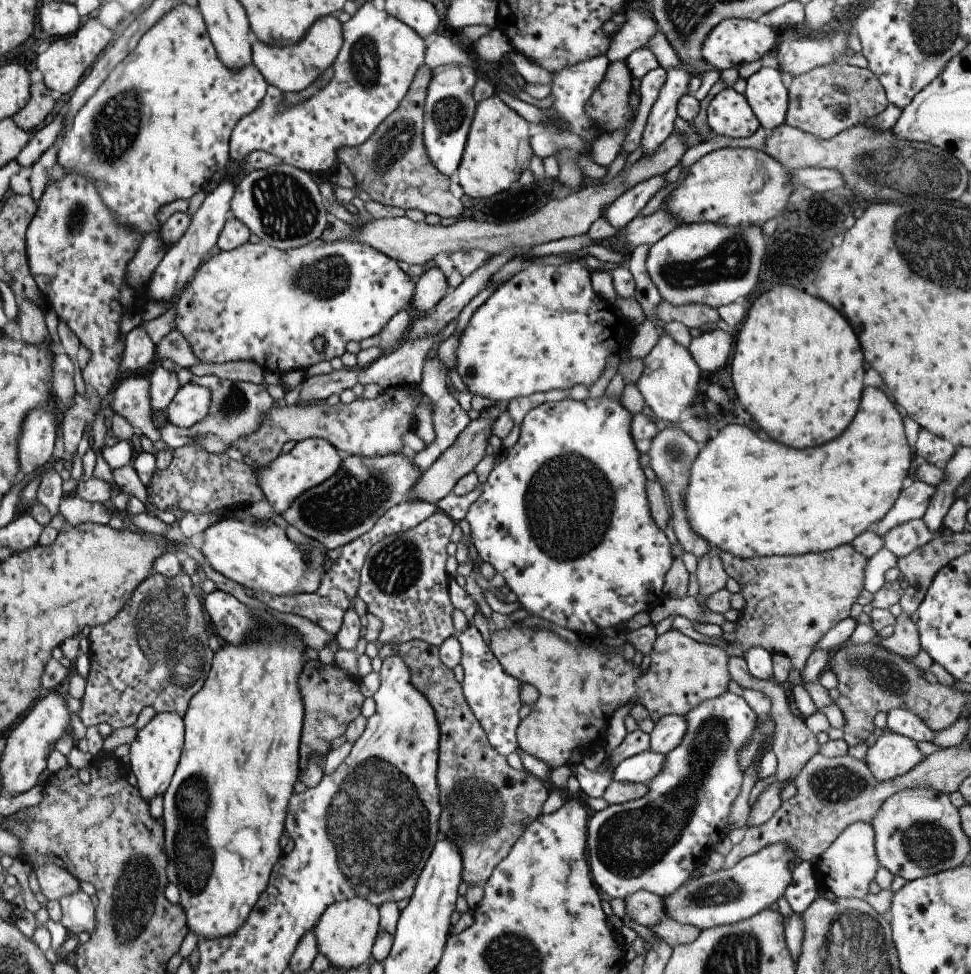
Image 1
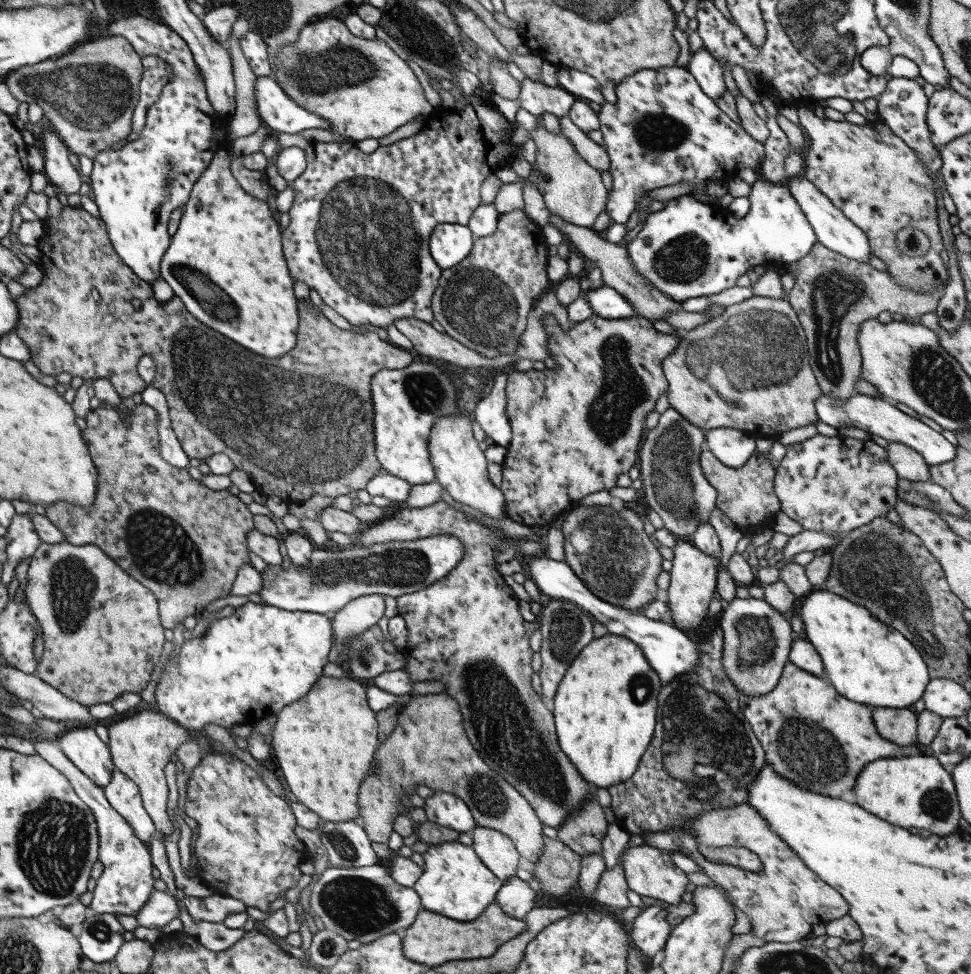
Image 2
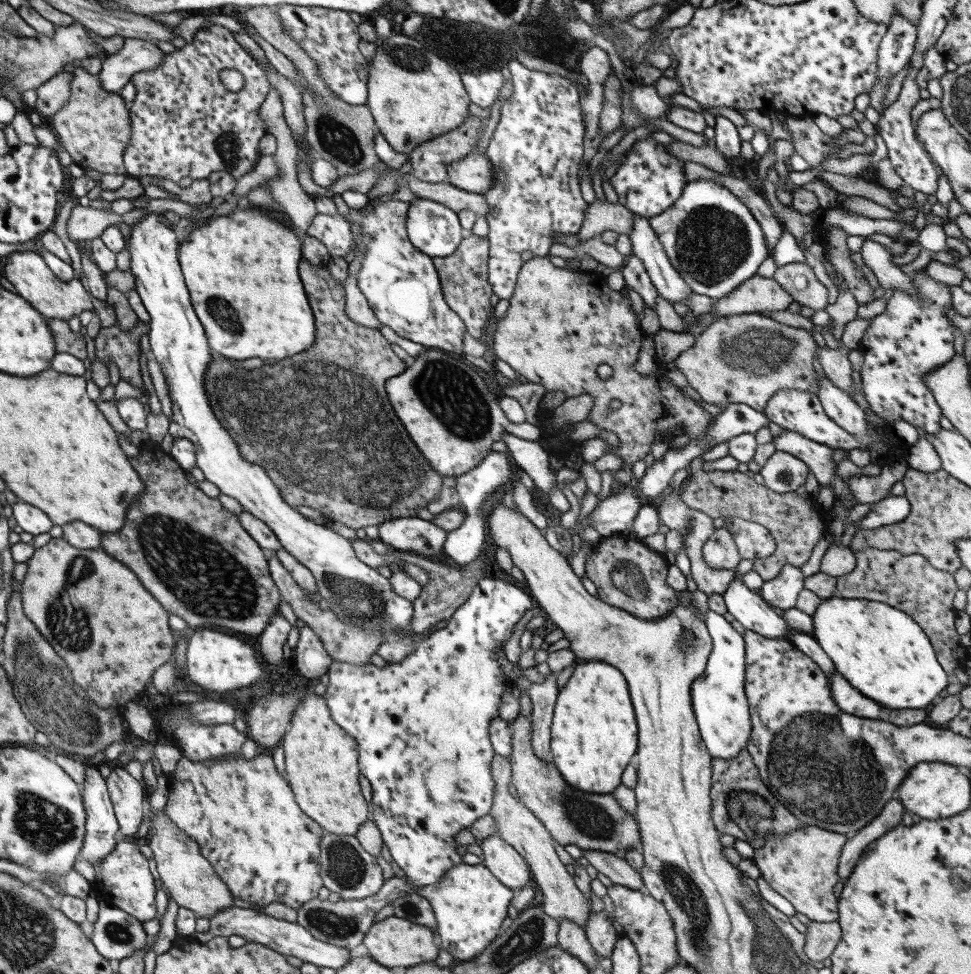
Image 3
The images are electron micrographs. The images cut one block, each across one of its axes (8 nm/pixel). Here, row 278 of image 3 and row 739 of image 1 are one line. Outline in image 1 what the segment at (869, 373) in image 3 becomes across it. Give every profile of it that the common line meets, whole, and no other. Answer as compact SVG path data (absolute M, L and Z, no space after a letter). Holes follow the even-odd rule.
M893 710L893 712L887 712L887 730L891 734L897 734L897 736L903 736L903 738L909 738L917 744L921 742L927 742L933 740L935 732L931 732L923 720L917 720L917 716L909 710Z

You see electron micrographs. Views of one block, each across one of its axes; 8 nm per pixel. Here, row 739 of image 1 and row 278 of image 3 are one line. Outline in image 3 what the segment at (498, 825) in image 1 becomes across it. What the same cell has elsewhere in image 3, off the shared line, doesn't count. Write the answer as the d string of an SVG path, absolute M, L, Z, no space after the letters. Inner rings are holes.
M469 234L459 242L453 254L445 258L431 258L443 290L443 302L451 312L461 318L467 328L467 334L471 334L475 340L483 340L485 326L489 324L489 318L493 314L493 308L489 306L493 290L487 284L487 250L487 238L477 238Z

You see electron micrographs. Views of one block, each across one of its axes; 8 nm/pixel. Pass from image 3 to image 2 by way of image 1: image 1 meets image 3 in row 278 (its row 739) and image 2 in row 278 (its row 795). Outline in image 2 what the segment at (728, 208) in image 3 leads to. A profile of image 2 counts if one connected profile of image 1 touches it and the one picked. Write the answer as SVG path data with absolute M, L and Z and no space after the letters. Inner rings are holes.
M757 174L749 200L751 208L743 218L735 218L719 204L701 204L691 194L669 200L665 208L645 218L643 228L627 244L633 268L655 290L673 302L683 302L737 288L737 278L755 266L789 268L819 244L815 230L785 184L771 184Z

